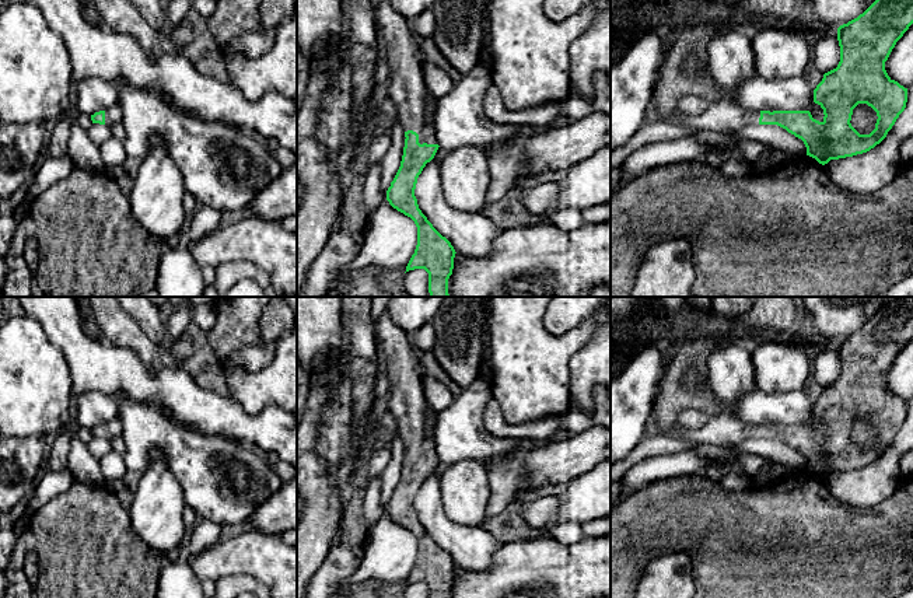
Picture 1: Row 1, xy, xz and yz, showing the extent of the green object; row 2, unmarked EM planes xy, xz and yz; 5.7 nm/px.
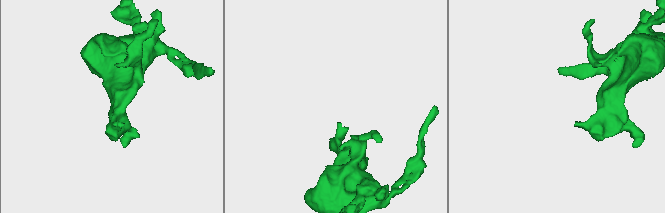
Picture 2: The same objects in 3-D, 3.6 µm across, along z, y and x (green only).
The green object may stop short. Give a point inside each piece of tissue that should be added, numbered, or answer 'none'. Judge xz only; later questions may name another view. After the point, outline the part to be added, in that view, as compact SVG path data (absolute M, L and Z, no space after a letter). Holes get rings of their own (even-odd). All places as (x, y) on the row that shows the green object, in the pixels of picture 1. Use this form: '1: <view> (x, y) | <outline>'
1: xz (408, 90) | M371 0L379 31L381 53L389 71L389 98L398 108L405 132L419 134L419 143L438 144L434 133L433 98L421 73L419 46L410 21L389 0Z

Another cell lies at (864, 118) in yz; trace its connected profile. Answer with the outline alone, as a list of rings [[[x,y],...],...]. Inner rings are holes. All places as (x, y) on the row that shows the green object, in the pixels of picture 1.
[[[858,104],[853,109],[850,123],[860,134],[870,134],[875,129],[877,119],[877,112],[871,106]]]

